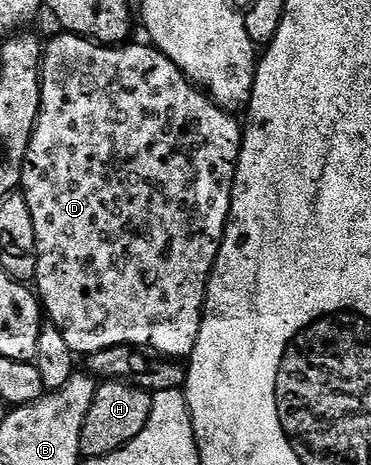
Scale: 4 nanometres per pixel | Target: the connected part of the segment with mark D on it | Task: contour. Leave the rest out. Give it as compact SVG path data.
M59 34L44 43L44 58L40 61L40 112L20 178L26 205L30 205L30 217L34 217L34 237L38 241L38 269L34 280L38 298L47 318L48 315L52 318L49 319L51 326L66 337L66 345L70 345L77 356L87 357L102 349L127 345L133 349L147 349L172 361L183 360L191 356L198 341L204 301L208 298L208 279L212 276L212 266L216 264L232 208L232 182L236 179L236 162L240 160L242 142L241 124L236 124L235 114L222 110L196 84L189 83L178 65L157 47L143 47L135 41L127 45L101 45L83 35Z

